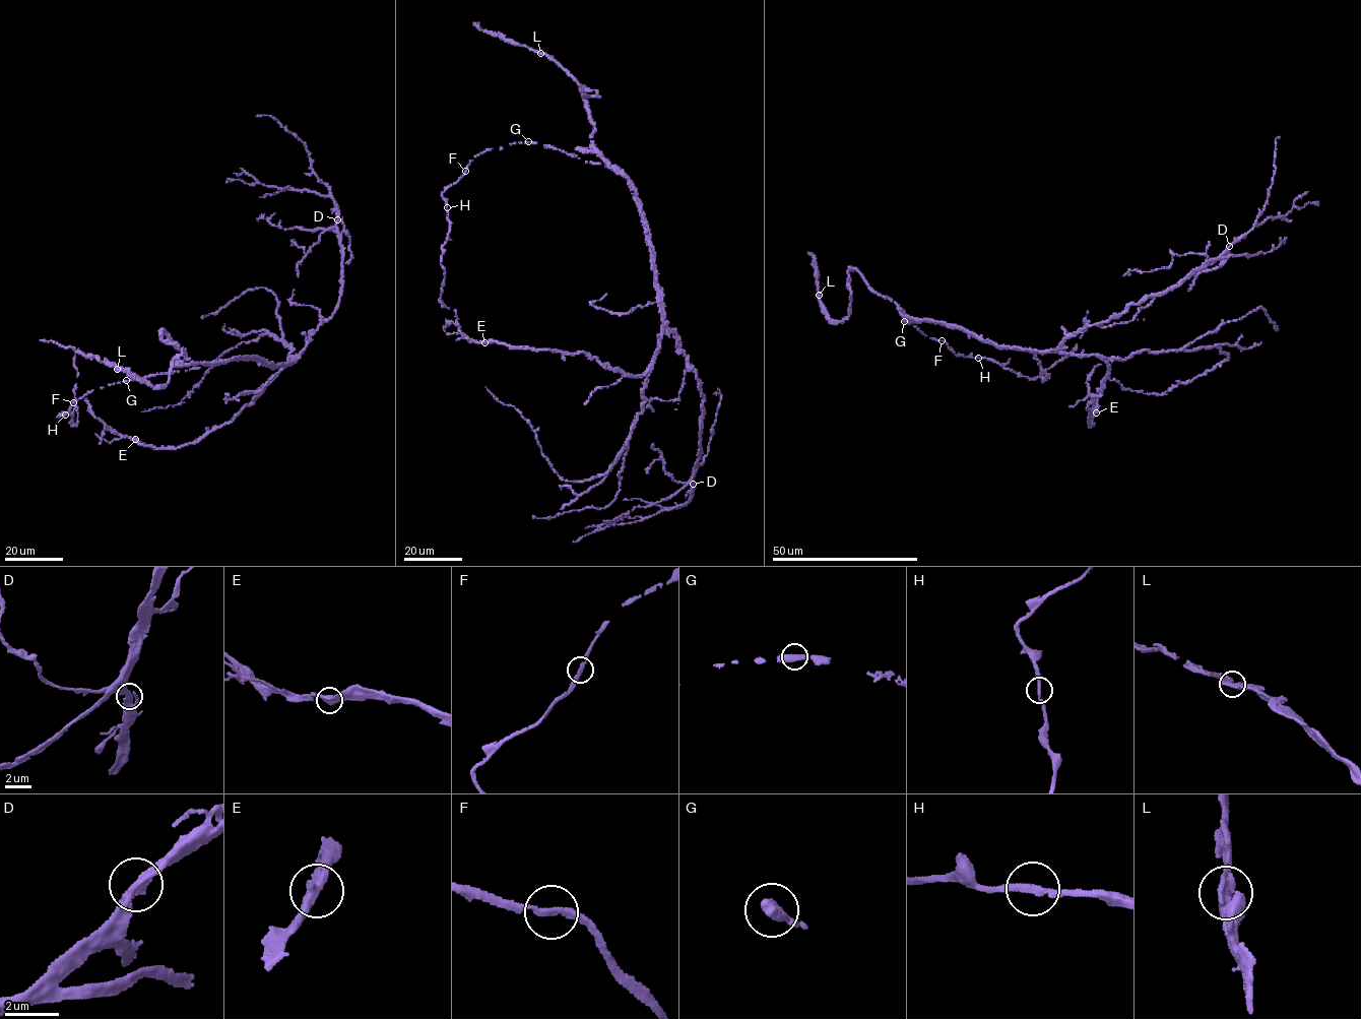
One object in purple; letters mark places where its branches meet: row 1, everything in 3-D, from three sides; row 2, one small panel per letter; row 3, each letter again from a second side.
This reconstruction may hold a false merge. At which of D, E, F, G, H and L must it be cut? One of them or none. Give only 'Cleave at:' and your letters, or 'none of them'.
Cleave at: none of them

